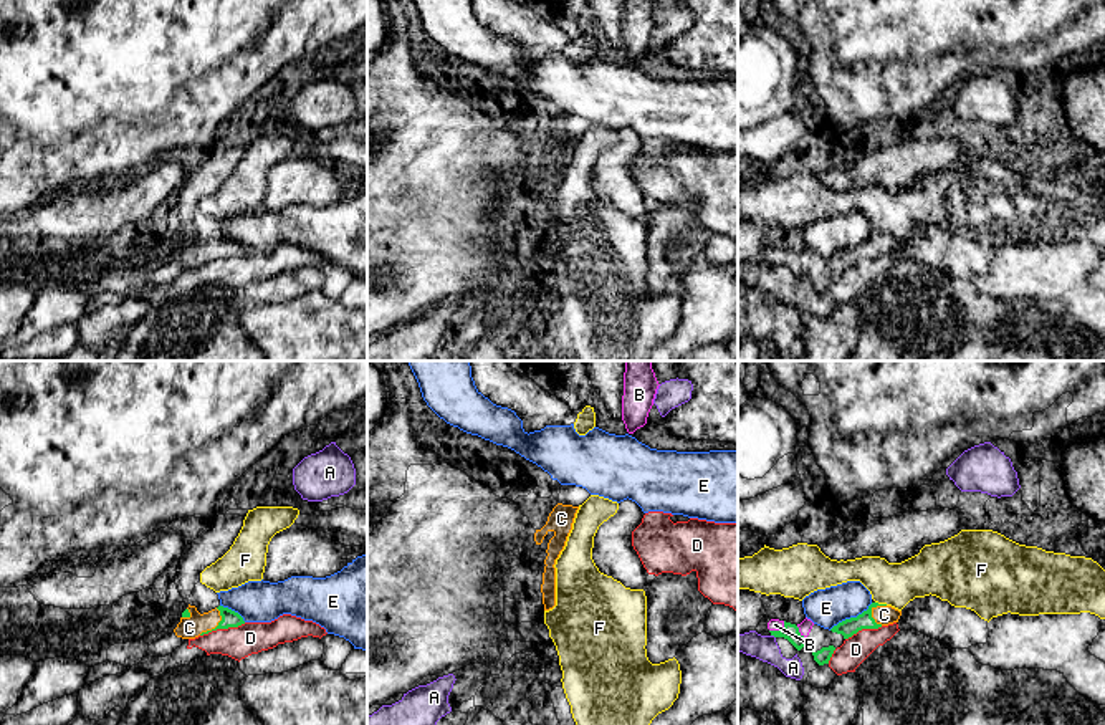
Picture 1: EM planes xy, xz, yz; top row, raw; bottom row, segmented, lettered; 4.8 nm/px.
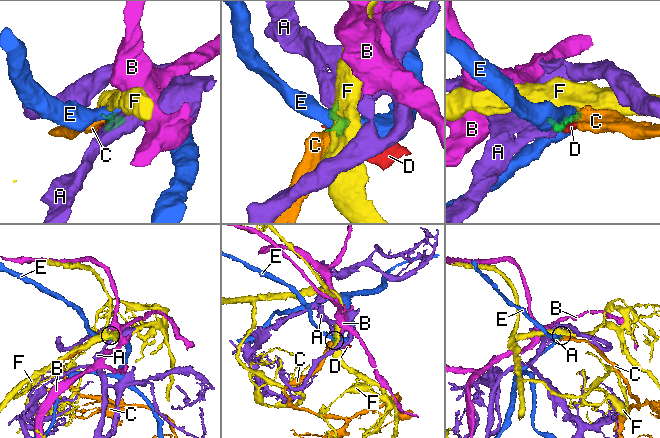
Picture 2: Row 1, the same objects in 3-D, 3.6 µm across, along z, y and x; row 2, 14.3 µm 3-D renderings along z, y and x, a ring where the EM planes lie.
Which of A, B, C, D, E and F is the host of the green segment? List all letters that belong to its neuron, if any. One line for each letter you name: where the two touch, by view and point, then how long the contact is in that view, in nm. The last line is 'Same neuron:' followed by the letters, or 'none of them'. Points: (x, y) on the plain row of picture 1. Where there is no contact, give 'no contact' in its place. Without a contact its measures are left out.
B: meets green in yz at (778, 260); contact 90 nm long
C: meets green in xy at (217, 255); contact 160 nm long
Same neuron: B, C

